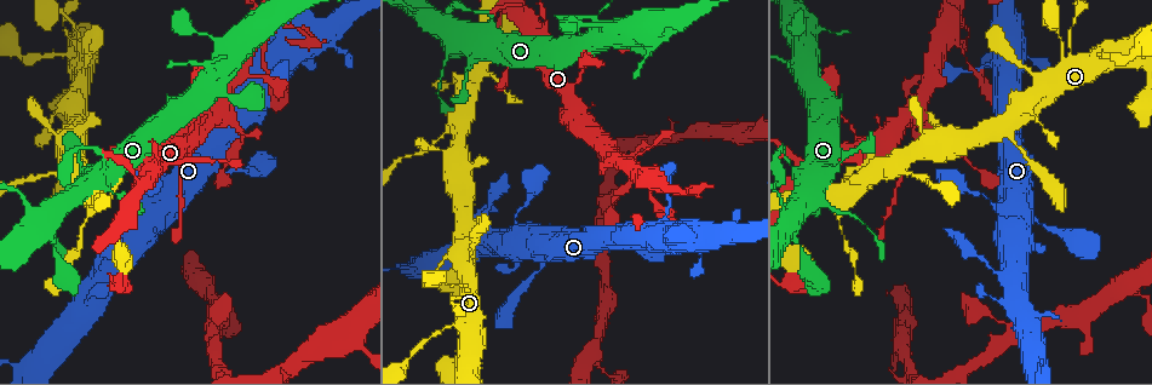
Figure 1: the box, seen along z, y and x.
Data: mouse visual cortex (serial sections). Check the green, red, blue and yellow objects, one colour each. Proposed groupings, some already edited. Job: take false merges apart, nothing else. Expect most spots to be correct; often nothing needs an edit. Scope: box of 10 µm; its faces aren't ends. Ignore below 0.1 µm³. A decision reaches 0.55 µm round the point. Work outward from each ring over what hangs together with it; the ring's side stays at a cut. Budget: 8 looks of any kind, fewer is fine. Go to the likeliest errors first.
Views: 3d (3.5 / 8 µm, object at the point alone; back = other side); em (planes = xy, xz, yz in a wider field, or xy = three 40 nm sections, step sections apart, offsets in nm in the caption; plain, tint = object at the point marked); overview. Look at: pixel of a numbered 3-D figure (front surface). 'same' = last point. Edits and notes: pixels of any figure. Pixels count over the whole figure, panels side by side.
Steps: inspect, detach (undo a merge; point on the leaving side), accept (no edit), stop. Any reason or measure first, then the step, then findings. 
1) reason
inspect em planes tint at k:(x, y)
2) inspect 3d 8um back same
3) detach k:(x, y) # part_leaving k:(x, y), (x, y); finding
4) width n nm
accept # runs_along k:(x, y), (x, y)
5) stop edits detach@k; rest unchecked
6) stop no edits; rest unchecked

small branch off a trunk
inspect 3d 3.5um at 1:(898, 168)

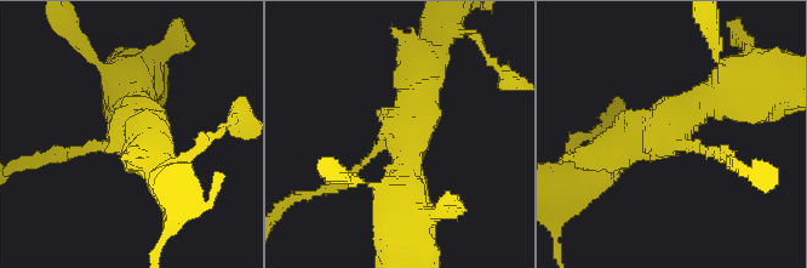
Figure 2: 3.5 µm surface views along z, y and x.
arms 3; arm_widths 100, 500, 600 nm; shape alone is not enough
inspect em xy step 5 tint at 2:(676, 136)

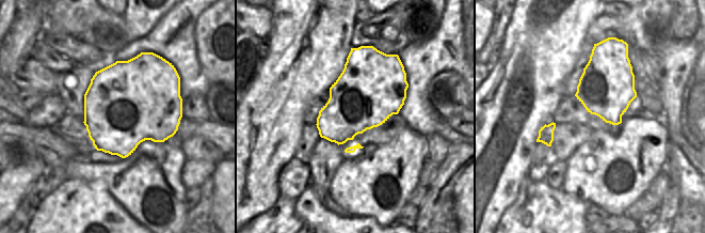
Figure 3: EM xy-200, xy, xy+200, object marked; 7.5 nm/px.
accept # runs_along 2:(743, 89), (635, 134), (606, 155); continuous, no second cell

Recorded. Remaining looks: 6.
thin neck
inspect 3d 3.5um at 1:(242, 133)

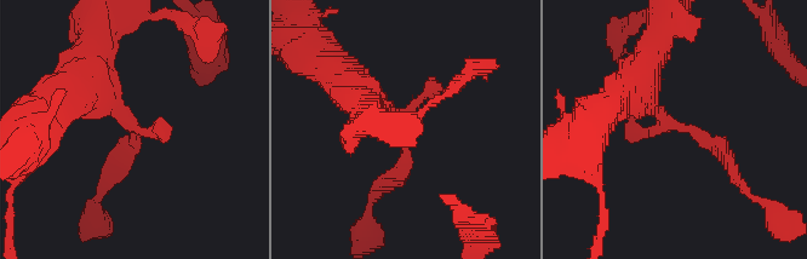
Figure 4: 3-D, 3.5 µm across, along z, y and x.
inspect em xy step 5 tint at 4:(686, 130)

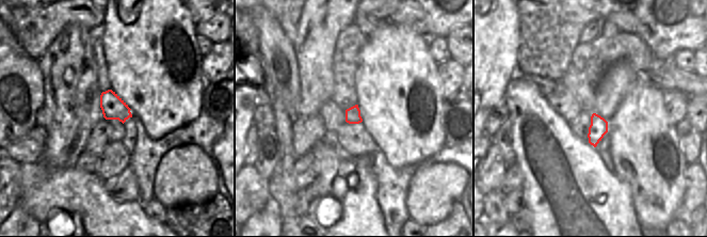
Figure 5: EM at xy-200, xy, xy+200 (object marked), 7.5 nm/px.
accept # runs_along 4:(635, 78), (737, 178); continuous, no second cell

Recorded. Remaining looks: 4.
thin neck
inspect 3d 3.5um at 1:(587, 68)

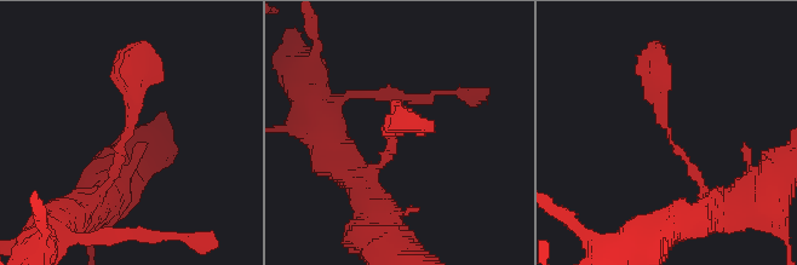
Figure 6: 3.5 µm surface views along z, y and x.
inspect em xy step 1 tint at 6:(669, 136)

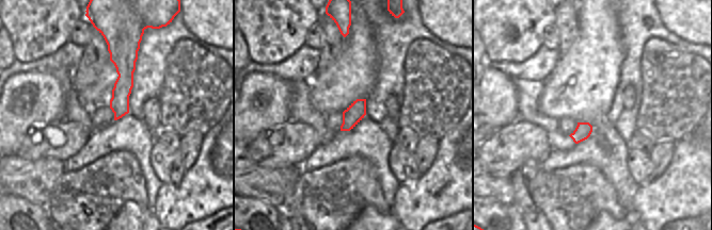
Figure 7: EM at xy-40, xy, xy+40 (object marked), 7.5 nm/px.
accept # all the same cell

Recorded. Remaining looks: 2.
stop no edits; rest unchecked

